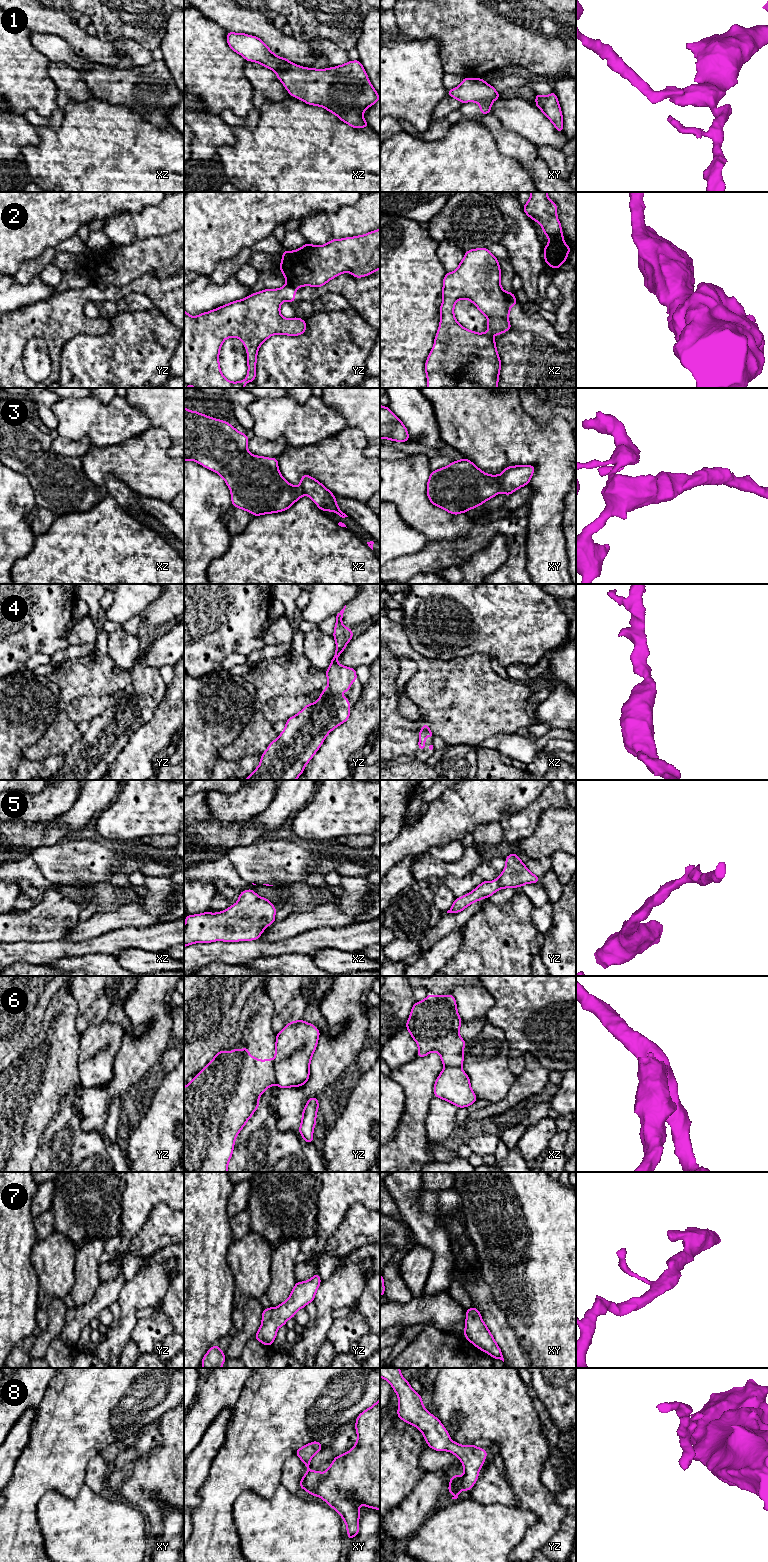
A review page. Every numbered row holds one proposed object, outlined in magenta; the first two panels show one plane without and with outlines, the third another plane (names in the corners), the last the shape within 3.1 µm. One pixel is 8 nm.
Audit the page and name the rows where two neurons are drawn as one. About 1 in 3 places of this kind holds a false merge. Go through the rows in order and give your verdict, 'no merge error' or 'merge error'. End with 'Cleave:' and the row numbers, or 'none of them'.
1: merge error
2: merge error
3: no merge error
4: no merge error
5: no merge error
6: merge error
7: no merge error
8: merge error
Cleave: 1, 2, 6, 8

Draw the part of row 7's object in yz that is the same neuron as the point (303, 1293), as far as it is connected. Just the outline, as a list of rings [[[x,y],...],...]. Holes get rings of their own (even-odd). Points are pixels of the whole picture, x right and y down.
[[[319,1273],[305,1282],[296,1282],[286,1301],[275,1308],[263,1310],[262,1323],[254,1337],[263,1345],[271,1346],[278,1328],[285,1325],[288,1319],[293,1318],[299,1309],[314,1301],[320,1283]]]

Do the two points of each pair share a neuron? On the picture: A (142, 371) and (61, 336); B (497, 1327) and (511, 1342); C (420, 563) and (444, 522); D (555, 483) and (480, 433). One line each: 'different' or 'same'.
A: different
B: same
C: different
D: same

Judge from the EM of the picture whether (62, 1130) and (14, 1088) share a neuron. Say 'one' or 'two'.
two

